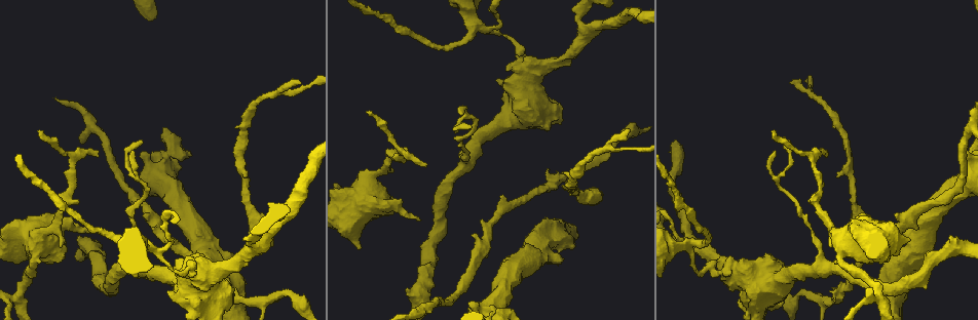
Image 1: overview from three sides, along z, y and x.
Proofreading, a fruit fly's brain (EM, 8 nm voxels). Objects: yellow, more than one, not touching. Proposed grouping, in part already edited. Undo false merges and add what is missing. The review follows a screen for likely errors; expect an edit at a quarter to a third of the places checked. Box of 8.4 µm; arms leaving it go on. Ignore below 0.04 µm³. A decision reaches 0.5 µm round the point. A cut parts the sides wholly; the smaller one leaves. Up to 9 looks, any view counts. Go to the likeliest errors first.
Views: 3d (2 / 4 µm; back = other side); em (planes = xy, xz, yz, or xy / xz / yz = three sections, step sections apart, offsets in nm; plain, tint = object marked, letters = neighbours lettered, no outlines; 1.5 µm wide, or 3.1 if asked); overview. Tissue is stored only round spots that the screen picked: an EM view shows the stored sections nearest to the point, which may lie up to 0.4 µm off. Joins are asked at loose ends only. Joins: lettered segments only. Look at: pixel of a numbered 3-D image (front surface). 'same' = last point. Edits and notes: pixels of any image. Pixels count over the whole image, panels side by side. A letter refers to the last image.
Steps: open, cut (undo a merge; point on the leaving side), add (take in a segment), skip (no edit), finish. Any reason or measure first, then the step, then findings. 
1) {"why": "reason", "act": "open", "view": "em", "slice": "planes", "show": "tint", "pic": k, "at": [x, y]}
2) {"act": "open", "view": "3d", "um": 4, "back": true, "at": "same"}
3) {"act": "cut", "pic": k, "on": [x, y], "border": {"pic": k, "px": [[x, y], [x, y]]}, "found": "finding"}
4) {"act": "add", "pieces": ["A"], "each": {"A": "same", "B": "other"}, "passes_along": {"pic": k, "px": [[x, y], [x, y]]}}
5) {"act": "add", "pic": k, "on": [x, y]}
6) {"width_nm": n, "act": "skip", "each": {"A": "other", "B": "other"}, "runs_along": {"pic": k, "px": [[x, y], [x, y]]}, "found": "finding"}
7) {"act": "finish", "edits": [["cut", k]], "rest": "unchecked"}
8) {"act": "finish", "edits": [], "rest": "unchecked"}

{"why": "stops while still wide", "act": "open", "view": "em", "slice": "yz", "step": 4, "show": "letters", "pic": 1, "at": [232, 252]}

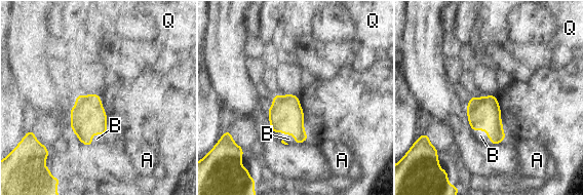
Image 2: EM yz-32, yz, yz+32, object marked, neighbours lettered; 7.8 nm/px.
{"why": "cut it another way", "act": "open", "view": "em", "slice": "xz", "step": 8, "show": "letters", "at": "same"}

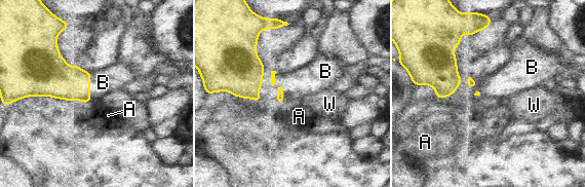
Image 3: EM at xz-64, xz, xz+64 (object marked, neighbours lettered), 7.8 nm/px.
{"longest_contact_nm": ["B", 150], "act": "add", "pieces": ["B"], "each": {"A": "other", "B": "same", "W": "other"}, "found": "the neuron continues"}

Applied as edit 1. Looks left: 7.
{"why": "branch stops here", "act": "open", "view": "em", "slice": "xy", "step": 4, "show": "tint", "pic": 1, "at": [86, 233]}

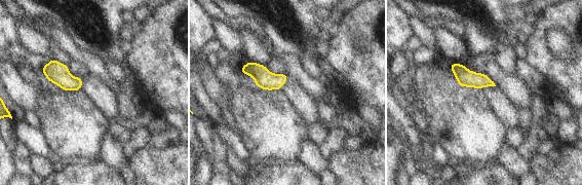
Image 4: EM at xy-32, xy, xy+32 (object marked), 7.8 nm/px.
{"why": "another direction", "act": "open", "view": "em", "slice": "xz", "step": 8, "show": "letters", "at": "same"}

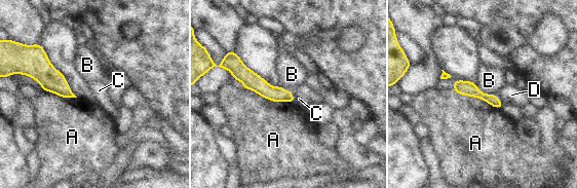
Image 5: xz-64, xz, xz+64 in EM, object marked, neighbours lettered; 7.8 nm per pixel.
{"act": "skip", "each": {"A": "other", "B": "other", "C": "other", "D": "other"}, "border": {"pic": 5, "px": [[473, 81], [483, 92], [496, 95]]}, "found": "no lettered segment goes on from it"}

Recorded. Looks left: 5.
{"why": "thick turns thin", "act": "open", "view": "em", "um": 3.1, "slice": "planes", "show": "letters", "pic": 1, "at": [720, 271]}

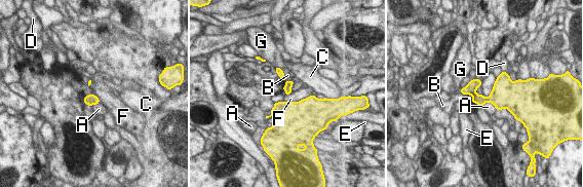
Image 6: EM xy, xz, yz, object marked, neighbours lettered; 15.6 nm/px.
{"act": "cut", "pic": 6, "on": [280, 73], "each": {"A": "other", "B": "other", "C": "other", "D": "other", "E": "other", "F": "other", "G": "other"}, "border": {"pic": 6, "px": [[285, 83], [292, 84]]}, "found": "a second neuron is stuck on"}

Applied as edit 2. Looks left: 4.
{"act": "open", "view": "overview"}

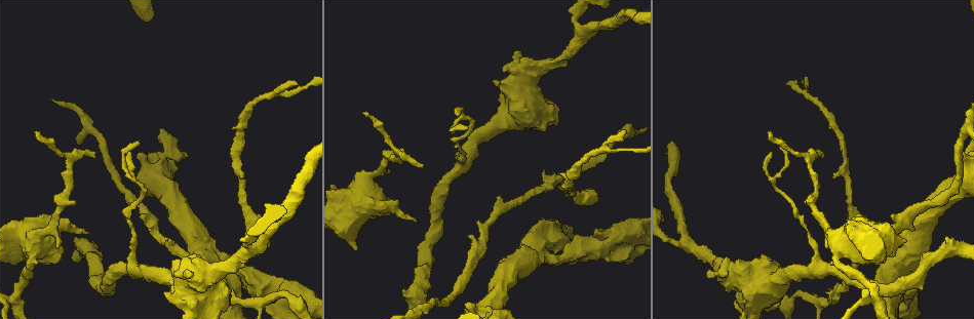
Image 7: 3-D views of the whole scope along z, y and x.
{"why": "an open end", "act": "open", "view": "3d", "um": 4, "pic": 7, "at": [820, 157]}

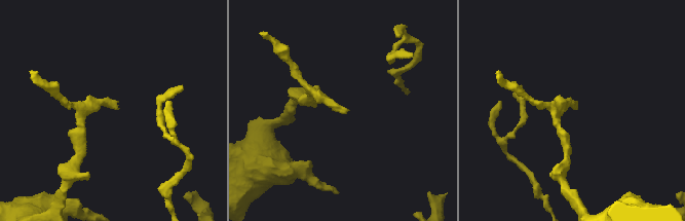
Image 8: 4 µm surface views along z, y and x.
{"act": "open", "view": "em", "slice": "planes", "show": "letters", "pic": 8, "at": [576, 109]}

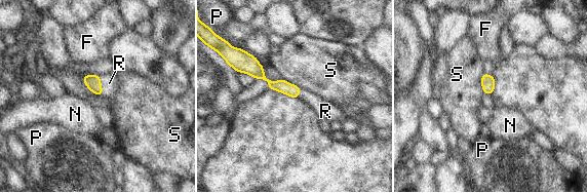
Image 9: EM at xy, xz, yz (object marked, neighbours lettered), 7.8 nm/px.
{"longest_contact_nm": ["S", 180], "act": "add", "pieces": ["R"], "each": {"F": "other", "N": "other", "P": "other", "R": "same", "S": "other"}, "passes_along": {"pic": 9, "px": [[92, 82], [101, 86], [109, 83]]}, "found": "the neuron continues"}

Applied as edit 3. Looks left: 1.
{"act": "finish", "edits": [["add", 3], ["cut", 6], ["add", 9]], "rest": "unchecked"}

